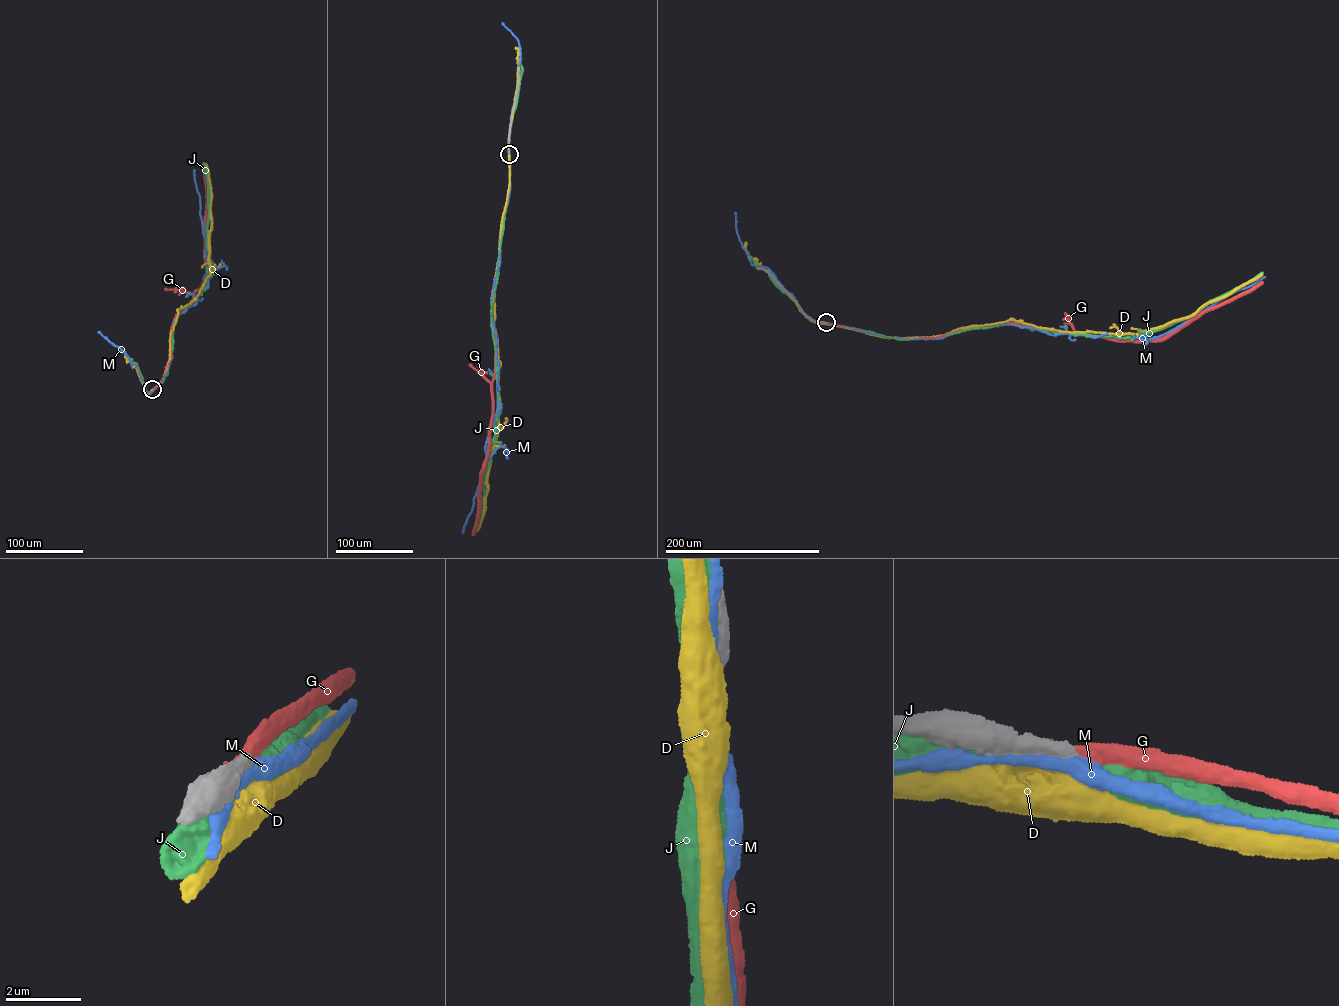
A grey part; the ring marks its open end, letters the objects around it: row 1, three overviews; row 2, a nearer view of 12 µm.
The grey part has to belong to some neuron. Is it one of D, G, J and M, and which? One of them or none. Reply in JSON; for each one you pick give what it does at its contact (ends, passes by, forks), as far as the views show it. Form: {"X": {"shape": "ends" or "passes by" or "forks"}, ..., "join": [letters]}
{"G": {"shape": "ends"}, "join": ["G"]}

